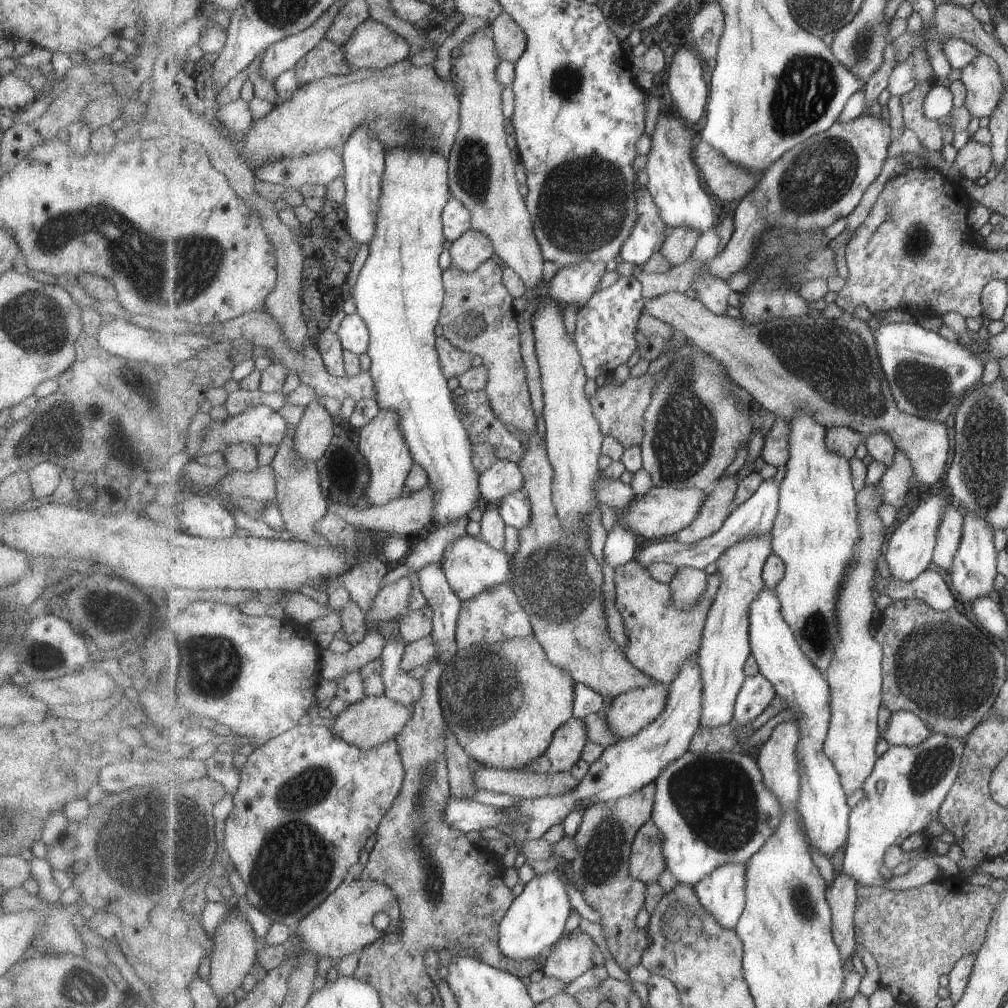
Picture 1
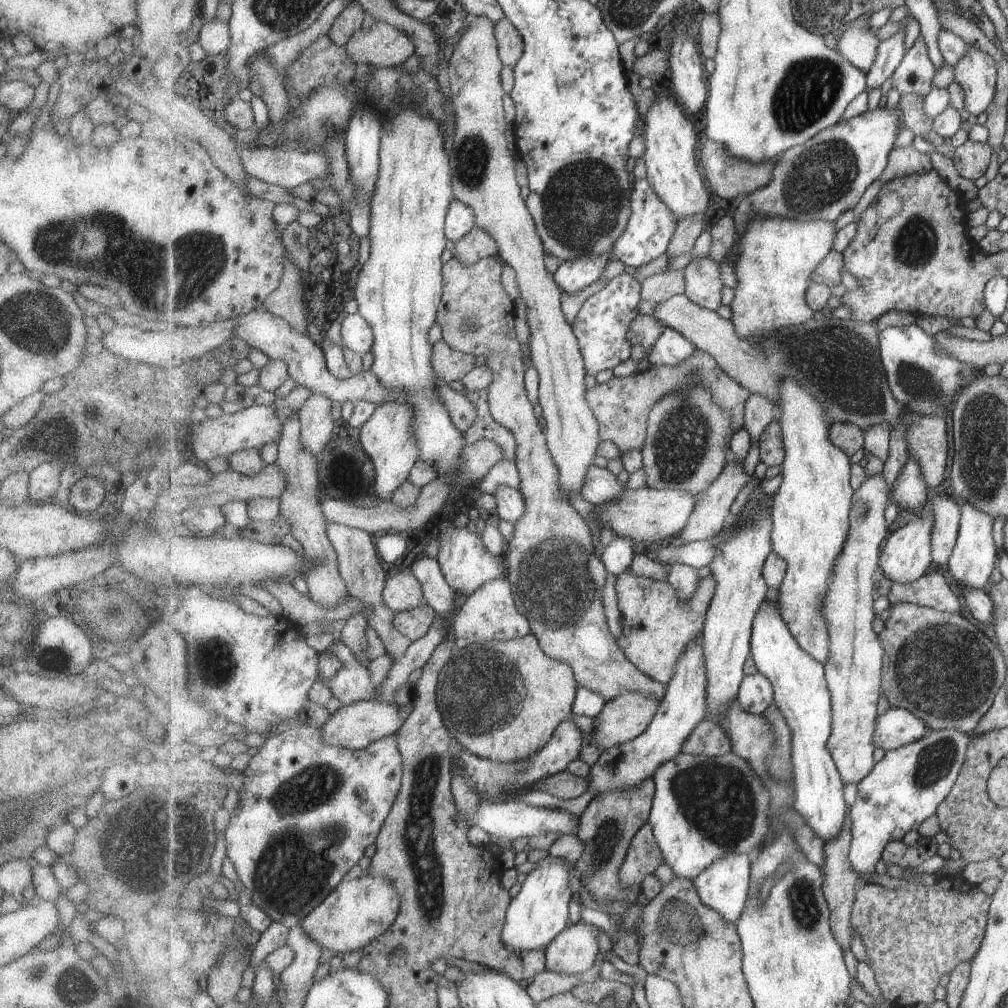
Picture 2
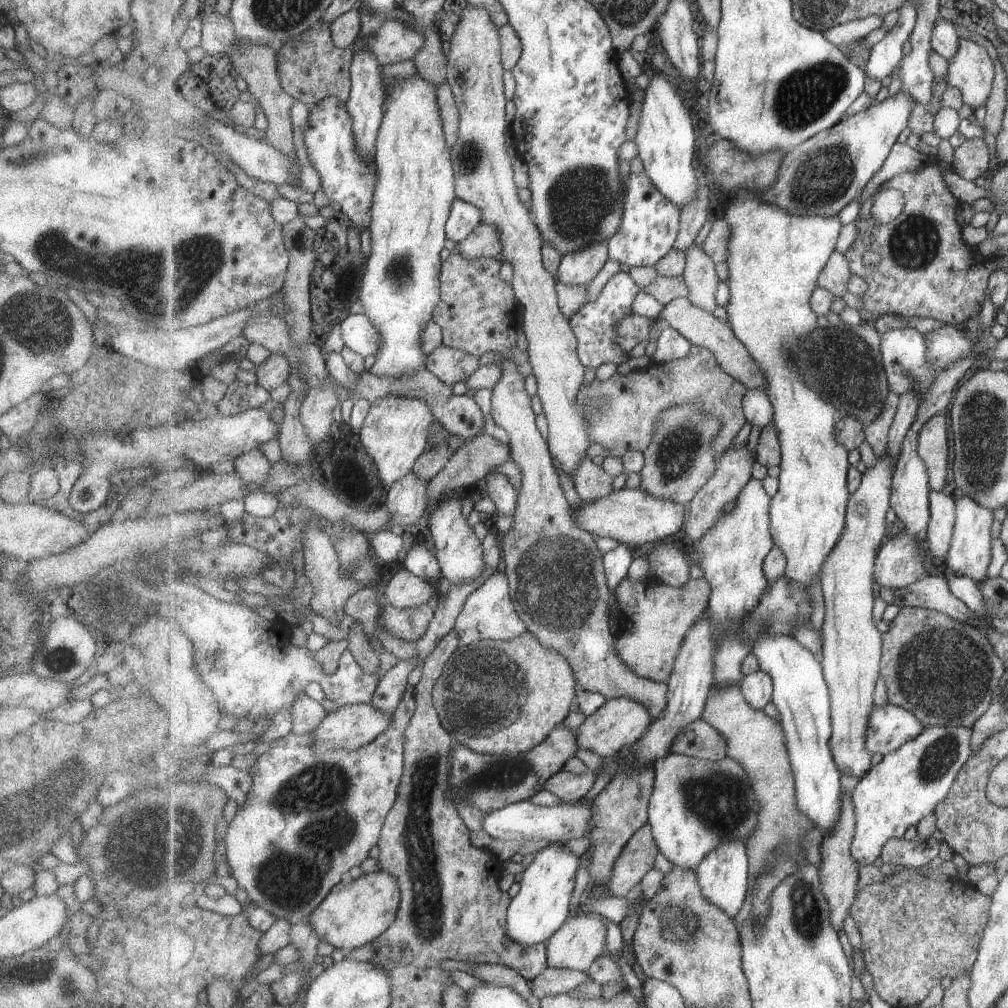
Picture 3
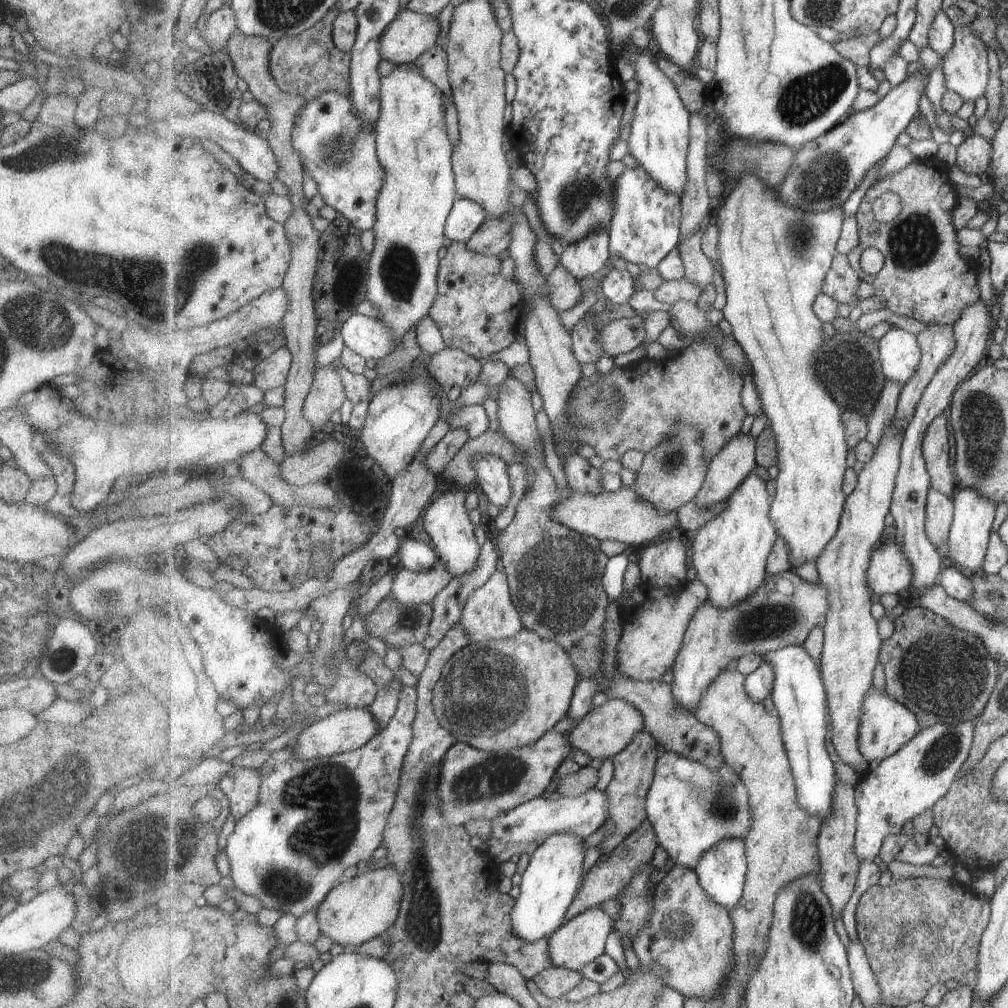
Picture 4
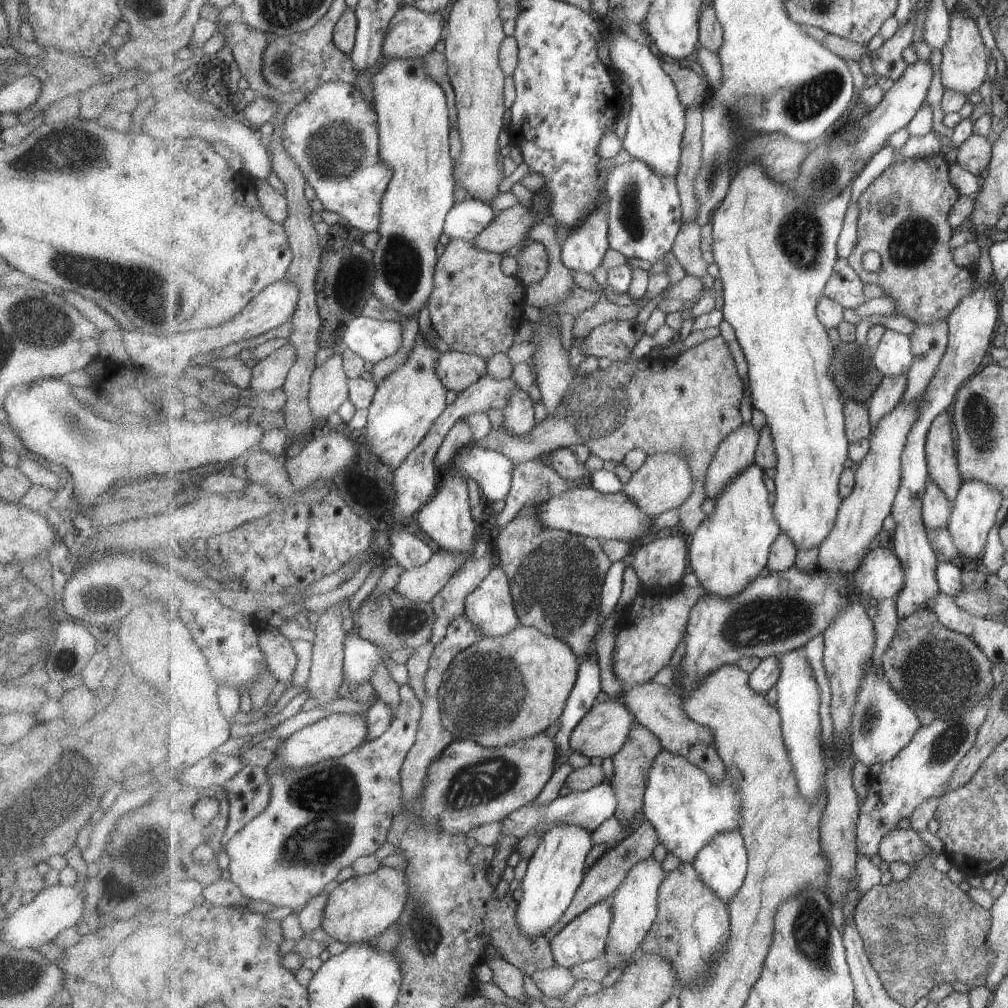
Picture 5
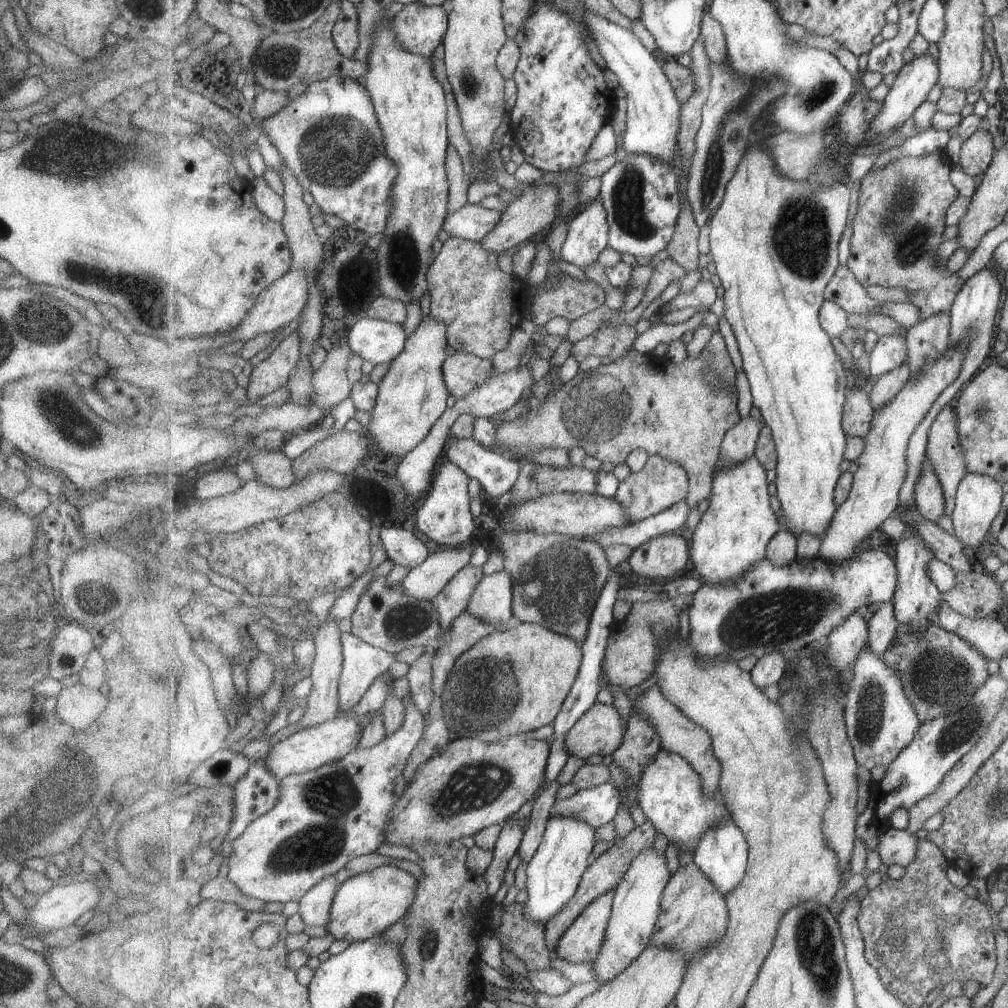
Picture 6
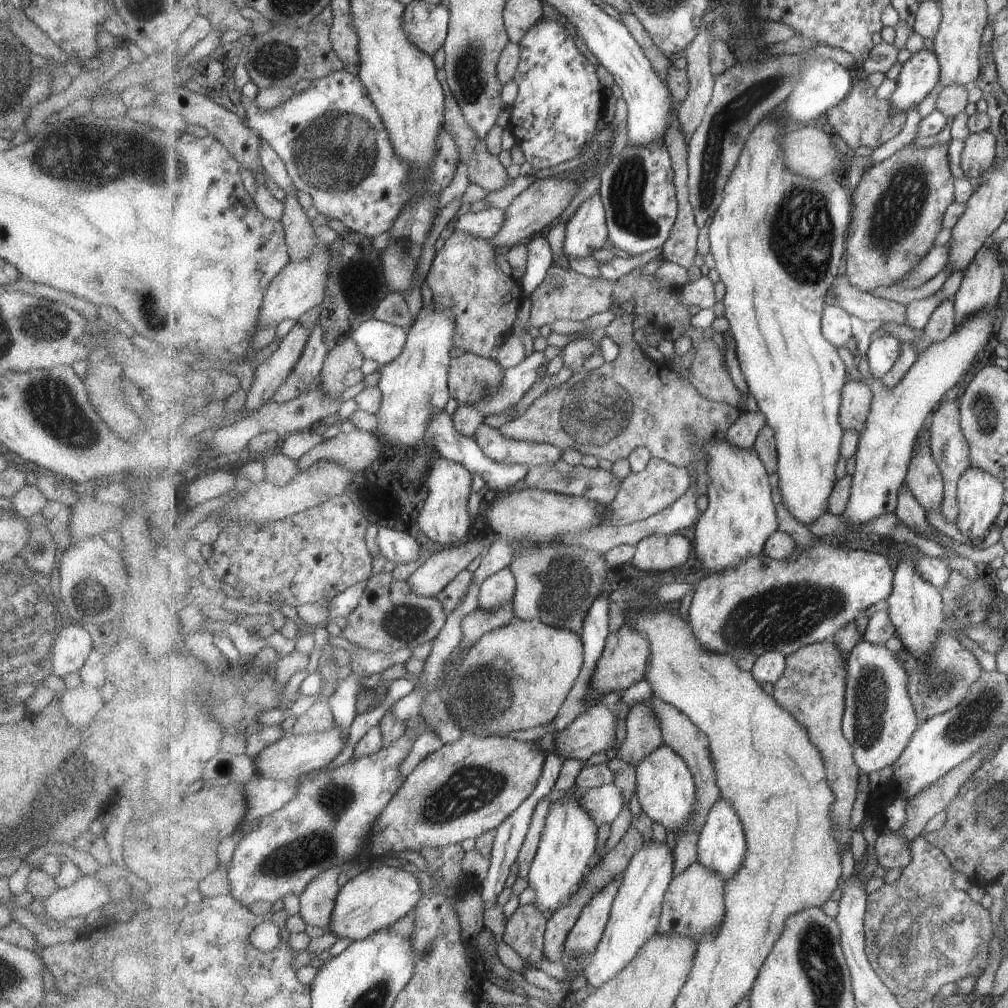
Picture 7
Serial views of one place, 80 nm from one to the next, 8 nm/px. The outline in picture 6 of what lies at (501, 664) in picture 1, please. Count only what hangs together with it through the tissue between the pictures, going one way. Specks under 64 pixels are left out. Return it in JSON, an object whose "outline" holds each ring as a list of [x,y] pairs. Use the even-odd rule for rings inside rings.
{"outline":[[[516,622],[507,630],[493,632],[462,654],[441,694],[451,730],[458,738],[473,737],[490,743],[551,725],[575,684],[583,657],[582,645],[577,640],[541,623]]]}

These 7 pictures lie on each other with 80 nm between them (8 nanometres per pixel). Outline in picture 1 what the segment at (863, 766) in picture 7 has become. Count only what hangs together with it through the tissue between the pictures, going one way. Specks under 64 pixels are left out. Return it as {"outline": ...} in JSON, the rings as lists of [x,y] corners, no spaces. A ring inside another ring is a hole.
{"outline":[[[899,711],[890,716],[882,738],[889,746],[914,747],[925,742],[933,733],[931,727],[915,711]]]}

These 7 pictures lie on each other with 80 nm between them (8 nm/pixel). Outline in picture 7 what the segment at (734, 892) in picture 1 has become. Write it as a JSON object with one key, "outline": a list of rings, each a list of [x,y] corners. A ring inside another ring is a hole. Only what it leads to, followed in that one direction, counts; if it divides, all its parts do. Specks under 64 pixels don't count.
{"outline":[[[718,799],[700,832],[698,862],[717,871],[727,882],[728,878],[734,877],[742,869],[747,849],[746,831],[735,807],[727,799]]]}

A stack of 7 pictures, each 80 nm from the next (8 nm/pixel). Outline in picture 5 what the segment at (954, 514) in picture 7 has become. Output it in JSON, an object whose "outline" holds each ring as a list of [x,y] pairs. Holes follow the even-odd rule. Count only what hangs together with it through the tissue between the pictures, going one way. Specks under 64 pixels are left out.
{"outline":[[[951,410],[943,411],[933,421],[926,442],[930,478],[944,490],[952,504],[964,481],[959,468],[958,450],[955,450],[954,427]]]}

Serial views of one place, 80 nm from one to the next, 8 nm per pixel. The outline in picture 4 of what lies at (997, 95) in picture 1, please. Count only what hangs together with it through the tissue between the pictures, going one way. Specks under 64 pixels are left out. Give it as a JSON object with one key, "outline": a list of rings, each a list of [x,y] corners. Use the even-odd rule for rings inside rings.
{"outline":[[[958,26],[955,31],[953,48],[942,58],[941,66],[947,90],[963,96],[967,102],[975,102],[977,98],[986,96],[990,84],[990,50],[987,44],[968,26]]]}

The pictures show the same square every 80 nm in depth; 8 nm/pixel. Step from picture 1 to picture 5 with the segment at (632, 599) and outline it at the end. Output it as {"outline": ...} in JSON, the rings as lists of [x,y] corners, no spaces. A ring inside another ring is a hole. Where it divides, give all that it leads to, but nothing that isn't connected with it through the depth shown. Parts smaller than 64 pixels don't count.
{"outline":[[[701,584],[697,588],[683,586],[674,594],[661,596],[637,595],[620,622],[612,655],[612,670],[623,686],[642,685],[653,680],[673,658],[683,634],[687,634],[691,611],[708,590]]]}

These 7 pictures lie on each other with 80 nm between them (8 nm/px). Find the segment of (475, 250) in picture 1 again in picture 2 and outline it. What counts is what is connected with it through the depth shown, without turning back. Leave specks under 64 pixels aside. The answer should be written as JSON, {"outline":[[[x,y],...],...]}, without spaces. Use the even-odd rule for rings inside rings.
{"outline":[[[476,226],[460,241],[456,241],[455,244],[453,256],[467,266],[484,258],[498,257],[500,249],[493,235],[479,226]]]}

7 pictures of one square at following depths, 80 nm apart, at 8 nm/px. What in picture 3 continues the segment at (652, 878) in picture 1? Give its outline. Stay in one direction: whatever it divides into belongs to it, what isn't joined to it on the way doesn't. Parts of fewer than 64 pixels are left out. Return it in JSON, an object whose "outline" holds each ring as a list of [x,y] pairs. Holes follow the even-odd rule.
{"outline":[[[648,822],[626,844],[617,865],[614,866],[610,881],[595,884],[590,881],[584,895],[590,896],[591,899],[633,895],[631,890],[642,882],[651,869],[655,868],[654,864],[659,853],[660,848],[655,840],[652,826]]]}

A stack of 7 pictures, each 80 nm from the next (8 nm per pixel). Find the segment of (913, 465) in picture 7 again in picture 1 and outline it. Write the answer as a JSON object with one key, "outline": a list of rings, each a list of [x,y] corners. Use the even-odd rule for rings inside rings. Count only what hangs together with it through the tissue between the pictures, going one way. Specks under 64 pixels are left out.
{"outline":[[[955,501],[946,506],[942,525],[938,530],[938,541],[934,552],[934,564],[950,570],[958,553],[964,531],[965,510]]]}

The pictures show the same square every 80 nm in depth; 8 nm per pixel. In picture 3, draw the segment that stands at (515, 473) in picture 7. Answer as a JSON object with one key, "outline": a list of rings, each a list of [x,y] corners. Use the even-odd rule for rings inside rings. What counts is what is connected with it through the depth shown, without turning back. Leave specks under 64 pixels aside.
{"outline":[[[491,469],[485,478],[486,492],[496,506],[496,514],[513,515],[518,510],[519,492],[499,471]]]}

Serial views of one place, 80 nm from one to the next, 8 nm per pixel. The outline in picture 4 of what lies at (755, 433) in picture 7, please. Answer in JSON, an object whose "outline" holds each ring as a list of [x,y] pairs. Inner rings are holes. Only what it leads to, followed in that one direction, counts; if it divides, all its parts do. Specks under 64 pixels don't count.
{"outline":[[[739,433],[734,436],[726,446],[723,447],[717,456],[713,457],[708,464],[706,481],[702,489],[695,498],[696,503],[704,509],[709,509],[717,502],[726,502],[726,500],[741,486],[741,483],[757,468],[756,453],[758,440],[755,436],[748,433]]]}

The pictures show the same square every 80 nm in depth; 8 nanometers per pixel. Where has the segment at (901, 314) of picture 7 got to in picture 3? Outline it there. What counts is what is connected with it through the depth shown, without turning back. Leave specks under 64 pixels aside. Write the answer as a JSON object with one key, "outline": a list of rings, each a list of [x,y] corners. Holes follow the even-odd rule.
{"outline":[[[836,250],[826,269],[821,273],[819,286],[832,292],[837,298],[843,298],[853,274],[848,258],[841,251]]]}

